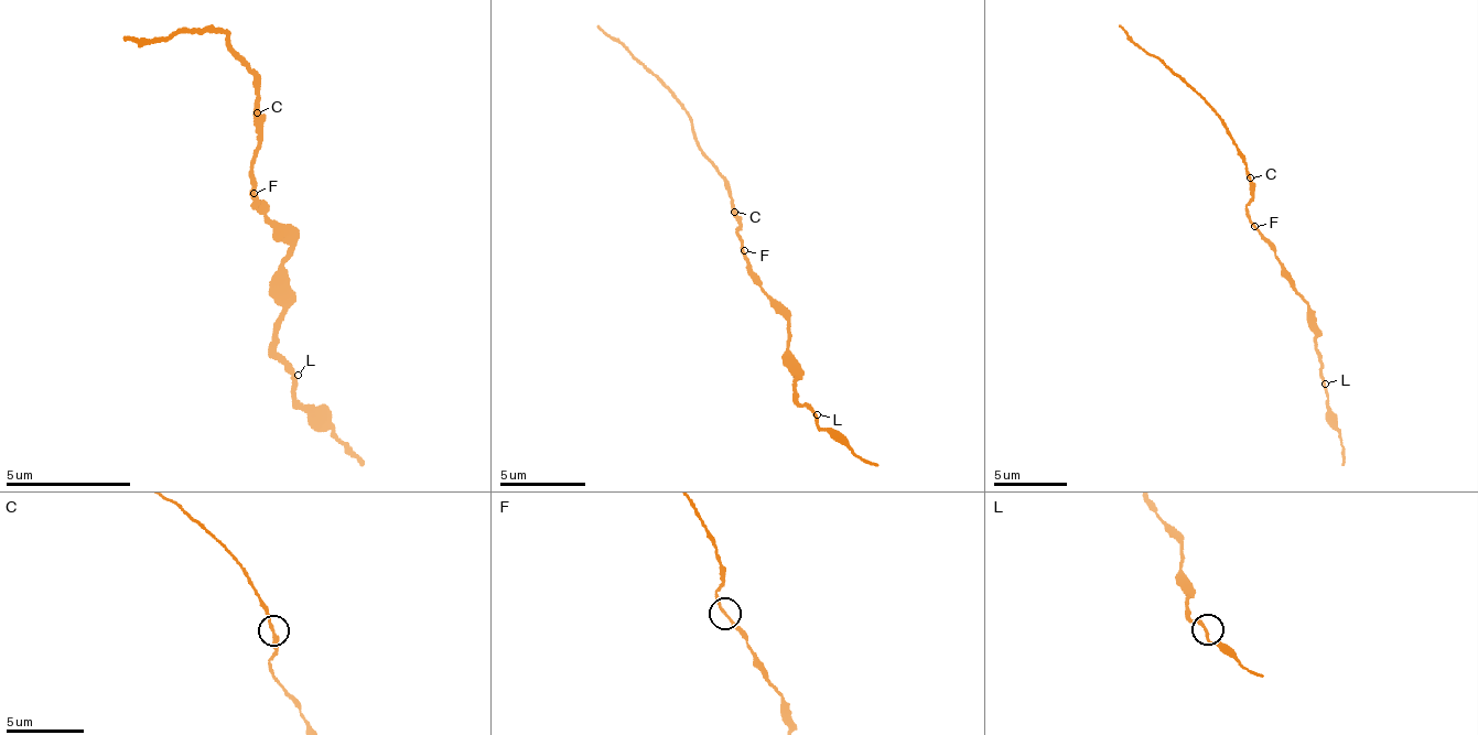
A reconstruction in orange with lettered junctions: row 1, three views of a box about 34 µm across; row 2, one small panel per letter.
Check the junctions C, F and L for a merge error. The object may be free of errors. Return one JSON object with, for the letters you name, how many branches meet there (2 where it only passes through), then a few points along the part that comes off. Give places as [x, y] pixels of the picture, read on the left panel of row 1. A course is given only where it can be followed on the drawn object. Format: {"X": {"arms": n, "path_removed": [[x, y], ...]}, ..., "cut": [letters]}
{"C": {"arms": 2, "path_removed": [[255, 111], [257, 75], [227, 42], [229, 35], [127, 35]]}, "cut": ["C"]}

